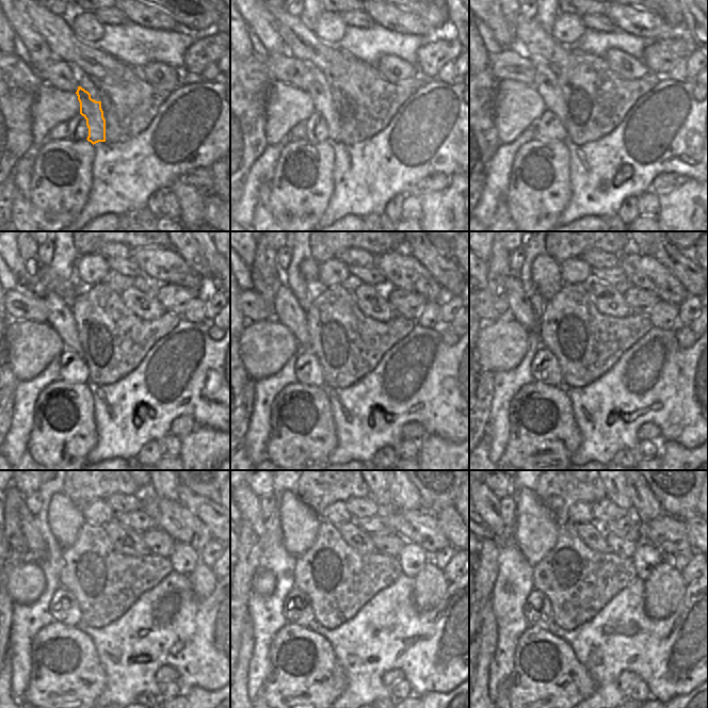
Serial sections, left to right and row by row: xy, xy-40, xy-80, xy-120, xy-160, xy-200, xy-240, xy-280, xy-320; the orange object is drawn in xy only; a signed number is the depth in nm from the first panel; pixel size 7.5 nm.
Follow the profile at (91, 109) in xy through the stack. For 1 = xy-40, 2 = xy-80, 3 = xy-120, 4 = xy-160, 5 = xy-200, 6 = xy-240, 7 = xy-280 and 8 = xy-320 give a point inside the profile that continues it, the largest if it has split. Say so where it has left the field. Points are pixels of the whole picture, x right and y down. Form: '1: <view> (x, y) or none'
1: xy-40 (321, 97)
2: xy-80 (545, 81)
3: xy-120 (60, 318)
4: xy-160 (288, 311)
5: xy-200 (521, 310)
6: xy-240 (35, 543)
7: xy-280 (252, 508)
8: xy-320 (491, 504)

